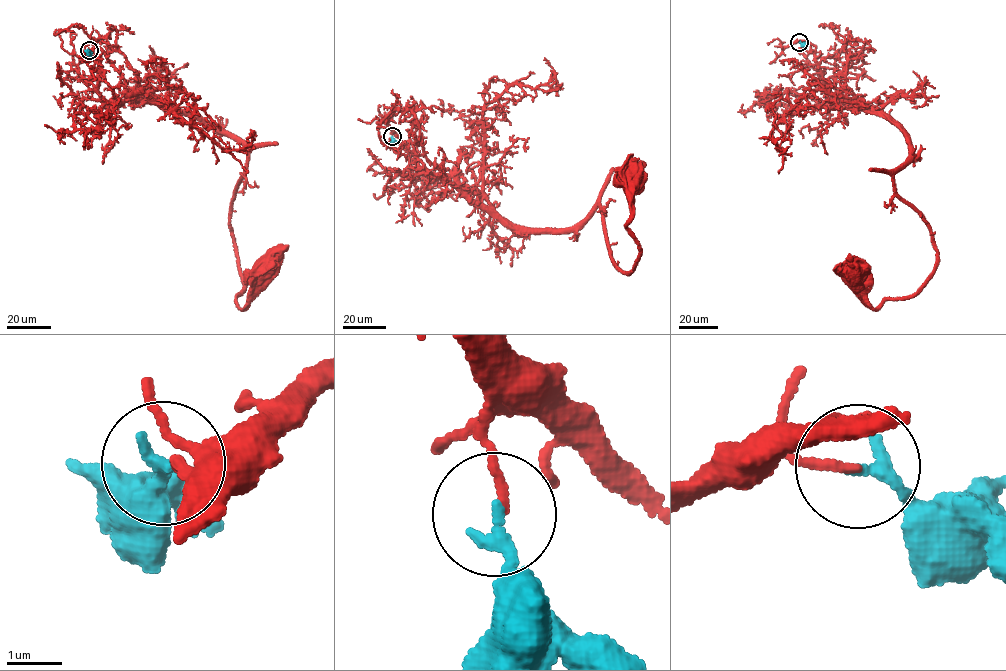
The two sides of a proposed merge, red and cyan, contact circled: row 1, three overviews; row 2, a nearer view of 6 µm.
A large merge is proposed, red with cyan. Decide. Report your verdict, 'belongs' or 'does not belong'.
does not belong

